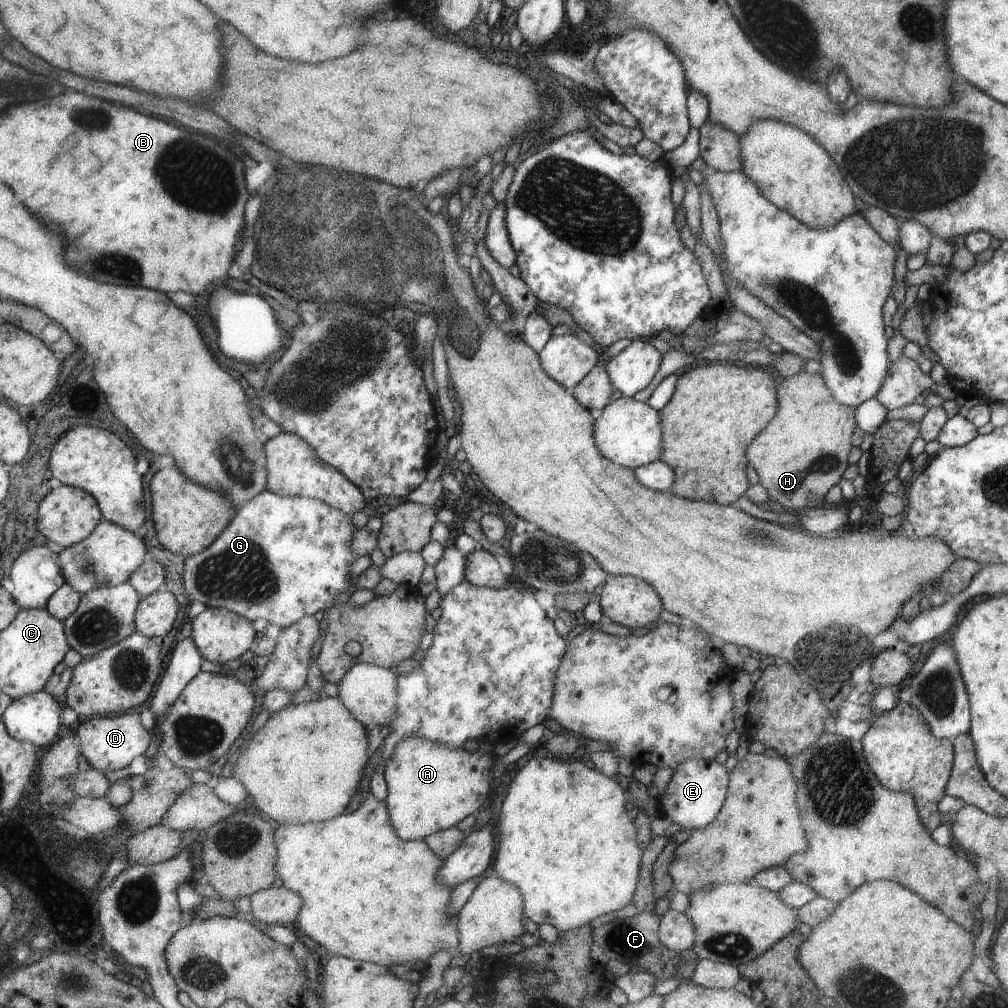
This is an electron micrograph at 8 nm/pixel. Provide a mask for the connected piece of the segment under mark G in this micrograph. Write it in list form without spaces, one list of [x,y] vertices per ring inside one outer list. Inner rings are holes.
[[[263,490],[257,493],[251,500],[239,504],[235,508],[235,512],[227,526],[209,548],[205,548],[199,554],[186,557],[184,564],[184,580],[186,582],[186,591],[190,596],[202,602],[206,607],[217,607],[218,609],[225,609],[233,611],[239,616],[245,617],[247,620],[257,620],[263,618],[269,624],[277,624],[279,628],[291,627],[304,616],[313,615],[317,610],[325,610],[332,606],[333,598],[340,592],[352,591],[354,587],[355,578],[349,576],[349,565],[355,558],[356,554],[350,549],[353,536],[356,530],[354,529],[352,520],[339,509],[333,508],[332,505],[327,504],[319,499],[314,499],[306,496],[279,496],[275,493]]]

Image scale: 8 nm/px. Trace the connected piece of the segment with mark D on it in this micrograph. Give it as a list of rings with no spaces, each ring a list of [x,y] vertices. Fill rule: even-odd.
[[[124,713],[121,716],[93,717],[77,730],[80,737],[81,752],[93,768],[105,772],[129,766],[137,756],[147,752],[151,744],[151,731],[145,728],[140,715]]]

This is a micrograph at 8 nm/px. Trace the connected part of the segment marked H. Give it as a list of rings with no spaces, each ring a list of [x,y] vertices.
[[[805,370],[784,378],[778,389],[778,403],[780,408],[776,416],[760,430],[746,449],[748,466],[755,469],[758,484],[768,492],[768,499],[777,502],[785,511],[821,507],[829,488],[837,484],[847,468],[851,432],[856,423],[853,420],[853,407],[837,403],[821,373],[808,373]]]

